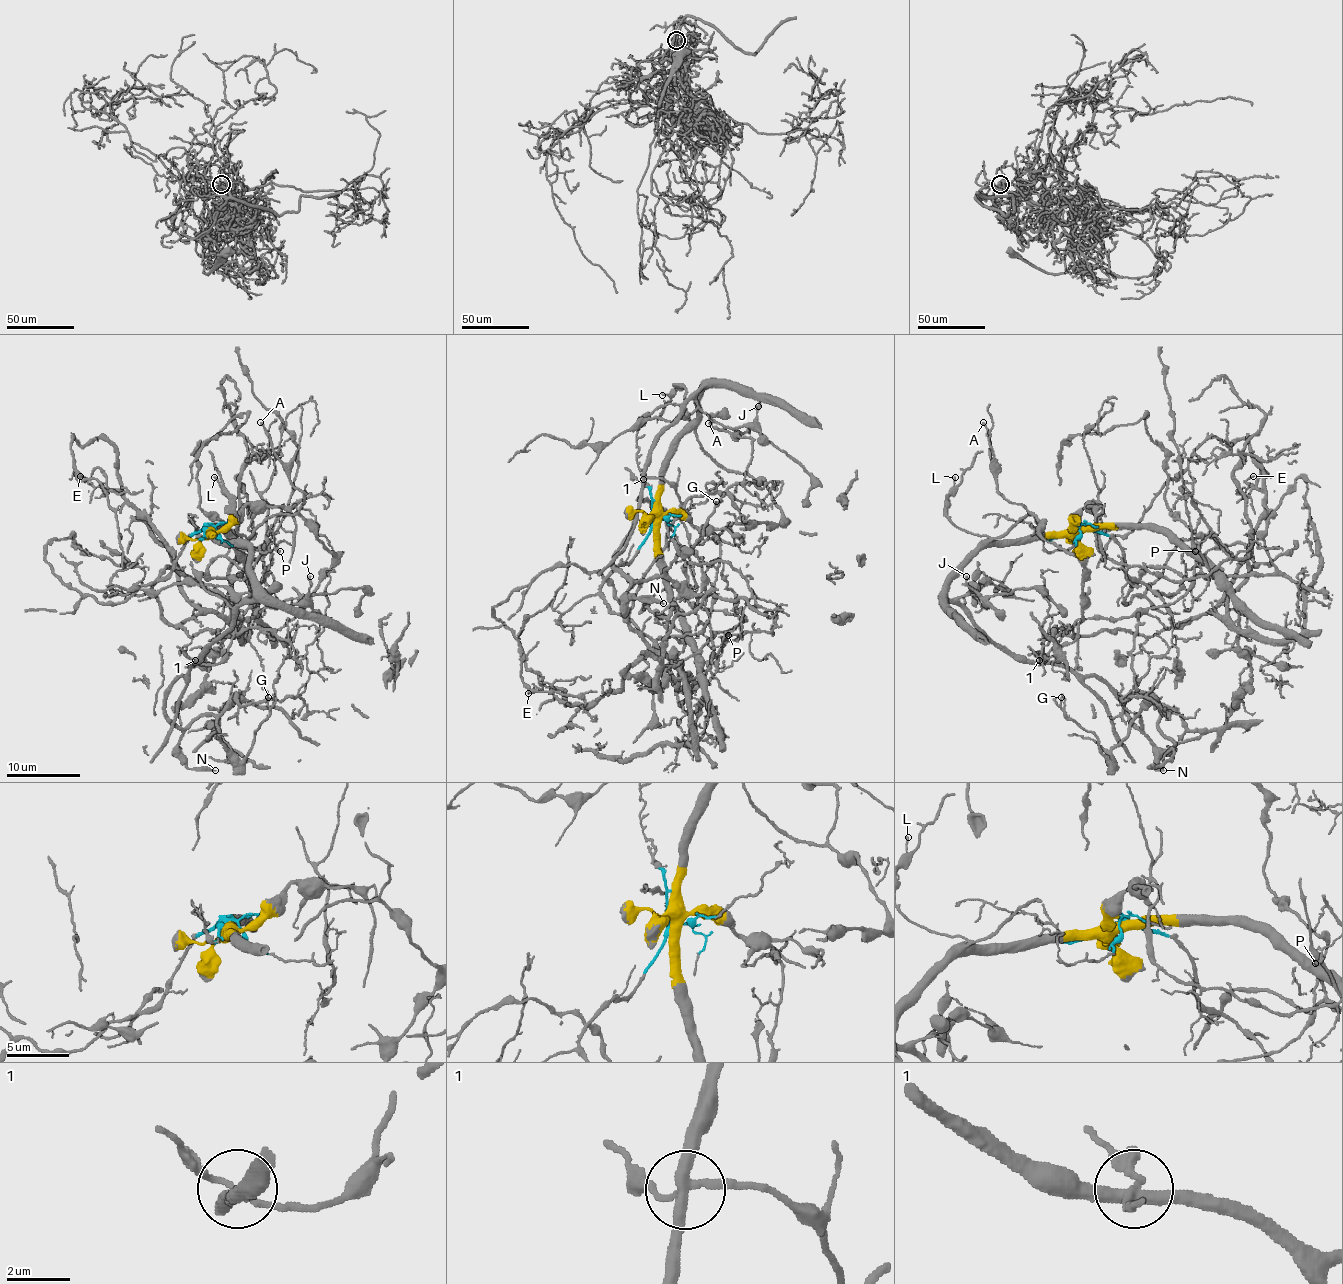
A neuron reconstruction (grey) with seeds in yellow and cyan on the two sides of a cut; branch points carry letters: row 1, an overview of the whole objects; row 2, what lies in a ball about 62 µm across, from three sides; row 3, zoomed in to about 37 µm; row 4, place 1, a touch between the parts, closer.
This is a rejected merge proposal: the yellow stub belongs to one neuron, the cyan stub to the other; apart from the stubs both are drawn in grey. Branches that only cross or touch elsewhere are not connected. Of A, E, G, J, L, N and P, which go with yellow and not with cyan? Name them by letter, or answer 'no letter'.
A, G, J, L, N

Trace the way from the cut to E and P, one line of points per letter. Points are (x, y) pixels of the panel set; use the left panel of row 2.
E: (207, 528), (153, 590), (173, 625), (199, 611), (172, 550), (120, 495), (80, 476)
P: (207, 528), (153, 587), (170, 623), (227, 616), (229, 566), (240, 555), (258, 557), (269, 535), (280, 552)

